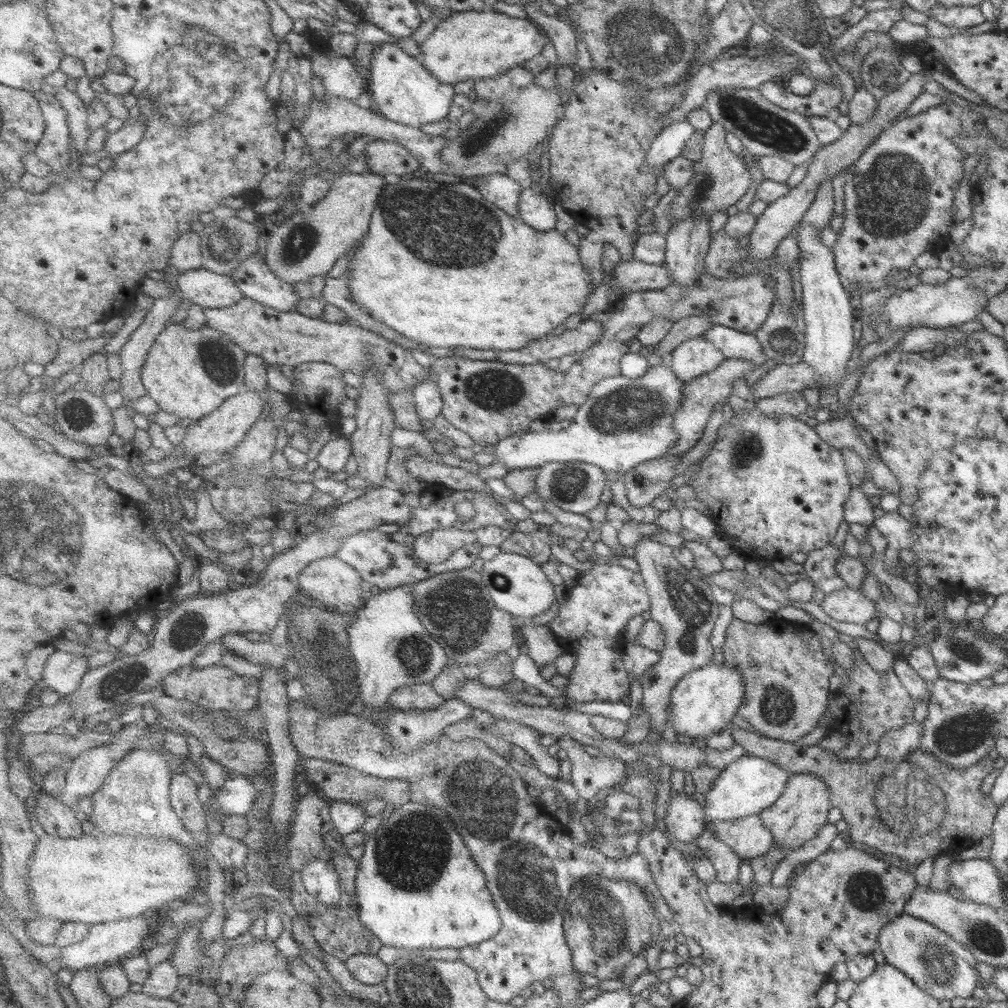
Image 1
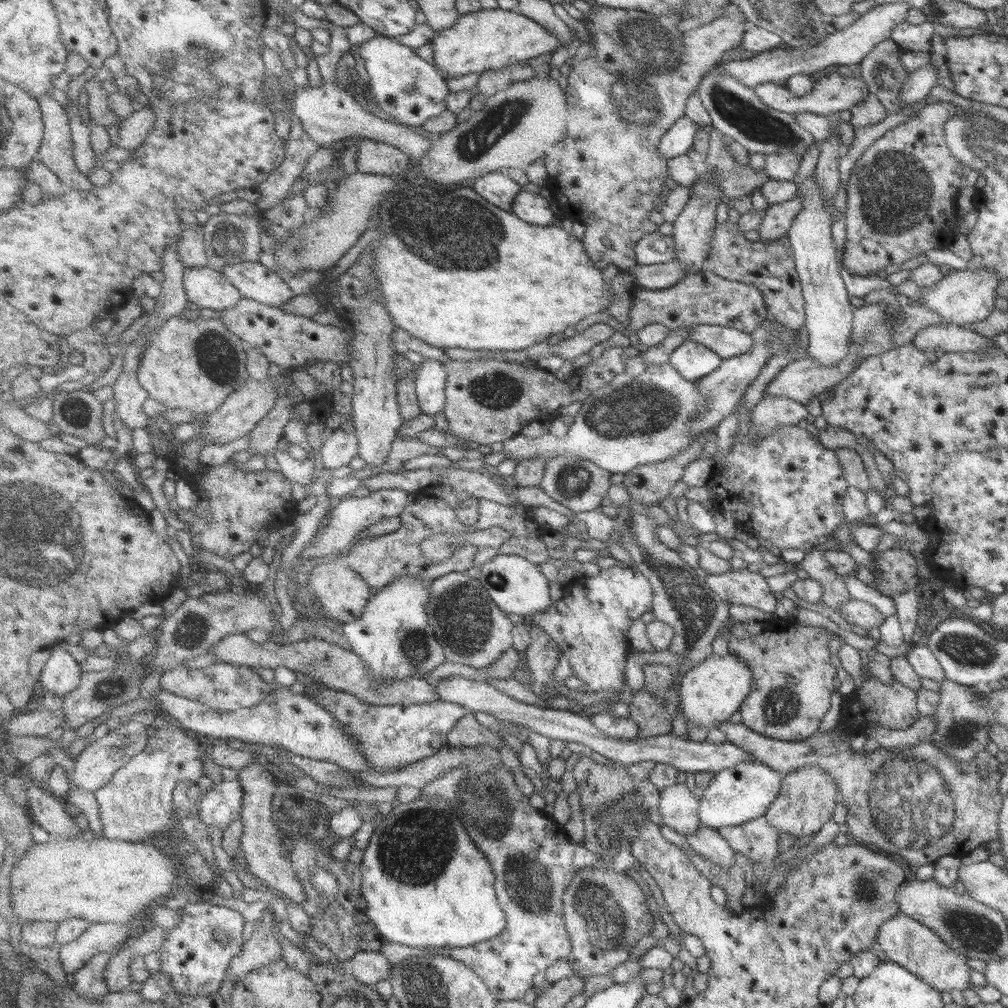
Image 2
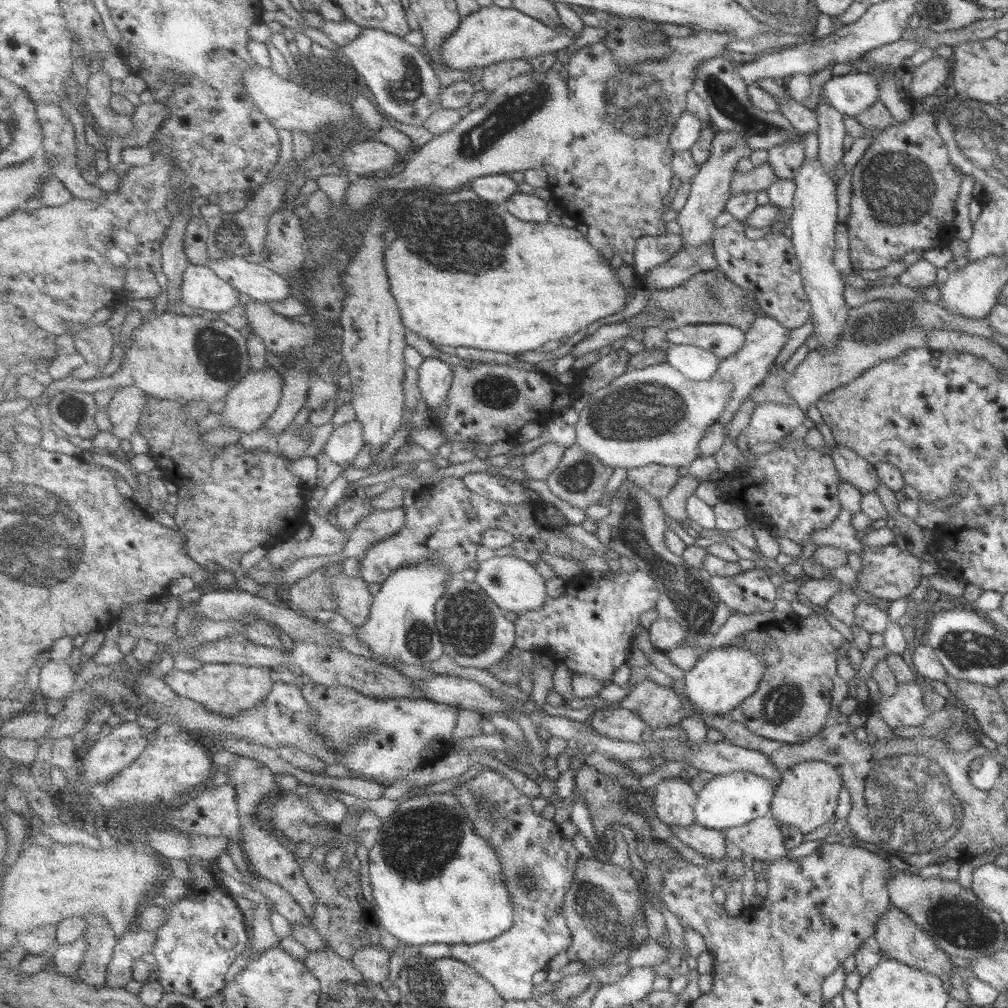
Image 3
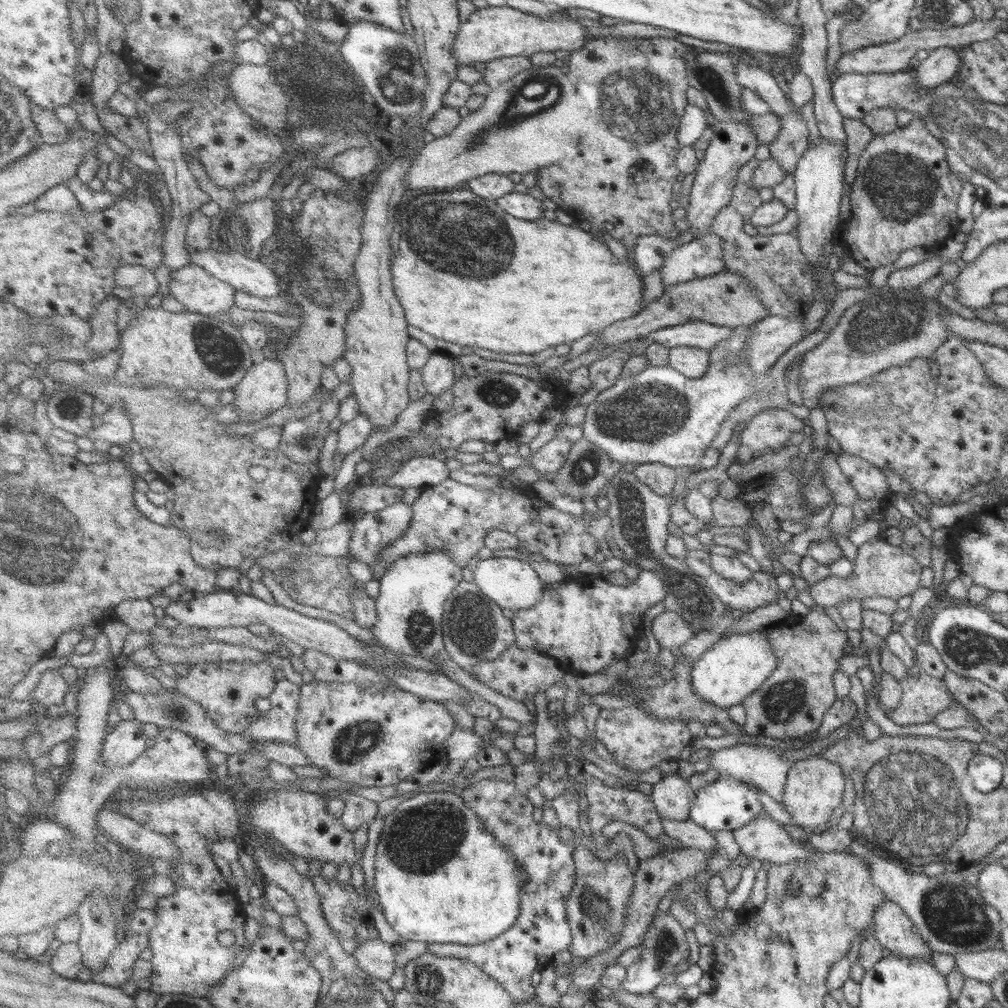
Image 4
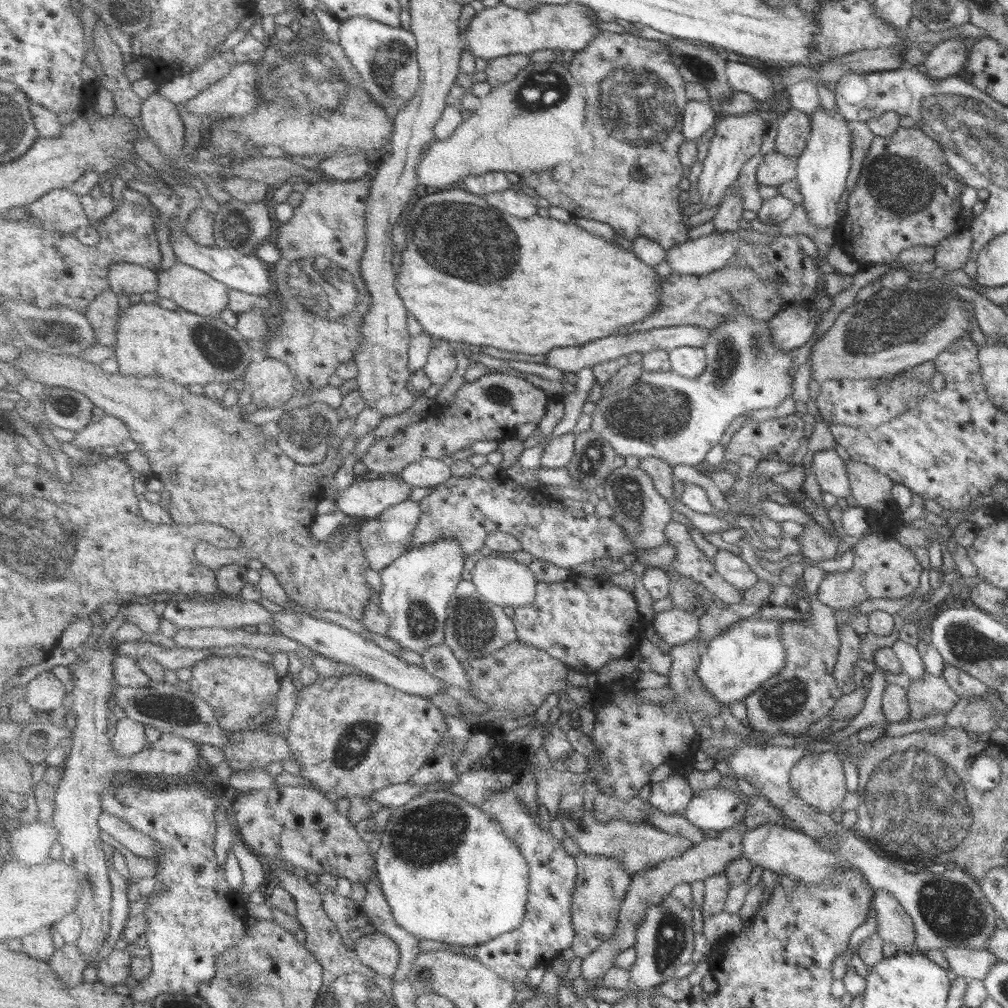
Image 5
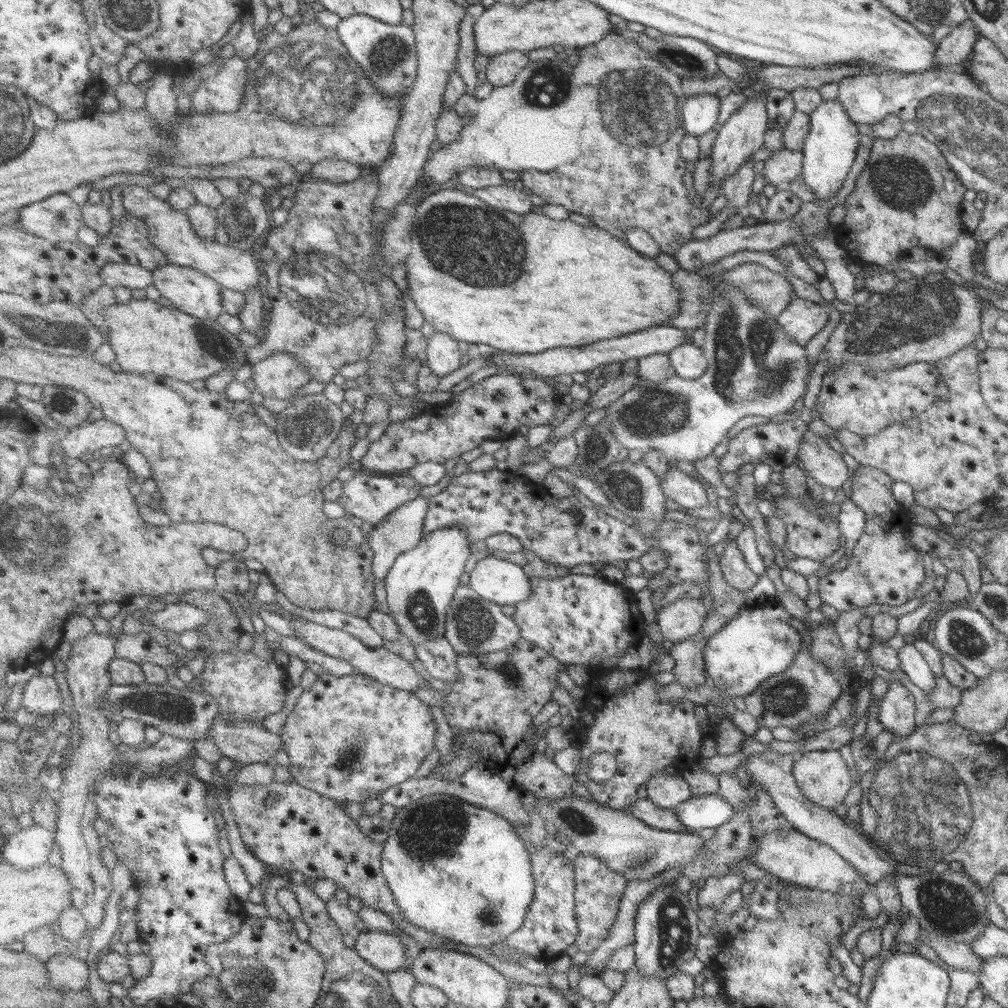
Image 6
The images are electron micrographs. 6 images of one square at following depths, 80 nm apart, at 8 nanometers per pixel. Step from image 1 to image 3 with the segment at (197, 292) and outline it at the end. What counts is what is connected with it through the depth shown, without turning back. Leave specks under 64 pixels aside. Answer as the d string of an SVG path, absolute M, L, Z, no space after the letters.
M190 264L184 275L185 302L212 312L234 312L241 305L241 290L220 278L210 266Z

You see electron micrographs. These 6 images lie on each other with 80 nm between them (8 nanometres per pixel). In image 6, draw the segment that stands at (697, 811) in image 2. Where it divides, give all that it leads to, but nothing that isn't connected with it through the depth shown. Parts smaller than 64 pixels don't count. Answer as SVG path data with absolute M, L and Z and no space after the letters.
M662 771L647 782L650 799L662 808L675 809L693 798L693 786L683 773L676 775Z

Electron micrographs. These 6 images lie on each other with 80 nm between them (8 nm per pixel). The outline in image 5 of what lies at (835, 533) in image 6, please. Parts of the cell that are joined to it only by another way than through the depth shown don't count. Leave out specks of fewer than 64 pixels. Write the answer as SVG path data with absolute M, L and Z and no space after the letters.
M815 520L803 524L803 531L796 540L801 546L802 556L816 562L834 559L839 544L839 539L832 537Z

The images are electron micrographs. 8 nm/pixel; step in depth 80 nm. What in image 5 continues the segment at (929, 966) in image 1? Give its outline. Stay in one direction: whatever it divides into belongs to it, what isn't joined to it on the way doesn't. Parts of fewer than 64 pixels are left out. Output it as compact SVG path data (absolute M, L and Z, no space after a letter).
M886 890L874 893L877 933L884 942L896 944L898 952L918 953L915 948L916 931L913 920L906 914L896 897Z

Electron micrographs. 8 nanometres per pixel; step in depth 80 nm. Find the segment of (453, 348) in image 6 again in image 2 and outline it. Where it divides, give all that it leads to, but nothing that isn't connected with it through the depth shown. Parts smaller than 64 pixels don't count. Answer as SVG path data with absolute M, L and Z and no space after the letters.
M429 359L417 370L418 398L423 412L432 417L447 408L449 372L445 365L442 361Z

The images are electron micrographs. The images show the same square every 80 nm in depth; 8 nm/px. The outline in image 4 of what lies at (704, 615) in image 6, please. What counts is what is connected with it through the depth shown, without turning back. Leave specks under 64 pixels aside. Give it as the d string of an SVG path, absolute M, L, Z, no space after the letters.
M666 611L660 614L653 622L653 632L661 647L673 652L695 638L692 624L688 624L678 612Z

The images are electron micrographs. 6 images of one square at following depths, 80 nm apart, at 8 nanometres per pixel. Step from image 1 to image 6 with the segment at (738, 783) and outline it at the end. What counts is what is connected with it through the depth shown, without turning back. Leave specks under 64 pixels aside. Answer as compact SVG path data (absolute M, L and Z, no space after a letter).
M721 794L692 798L675 808L682 822L698 833L703 828L719 829L735 817L737 807Z

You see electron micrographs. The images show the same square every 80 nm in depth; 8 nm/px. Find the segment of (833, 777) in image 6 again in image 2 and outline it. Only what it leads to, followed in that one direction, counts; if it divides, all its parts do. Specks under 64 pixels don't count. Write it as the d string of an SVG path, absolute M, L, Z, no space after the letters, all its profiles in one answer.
M805 766L782 775L781 793L777 800L769 806L764 818L780 834L787 832L802 838L817 833L826 822L832 819L832 813L840 798L839 790L834 779L819 766Z

